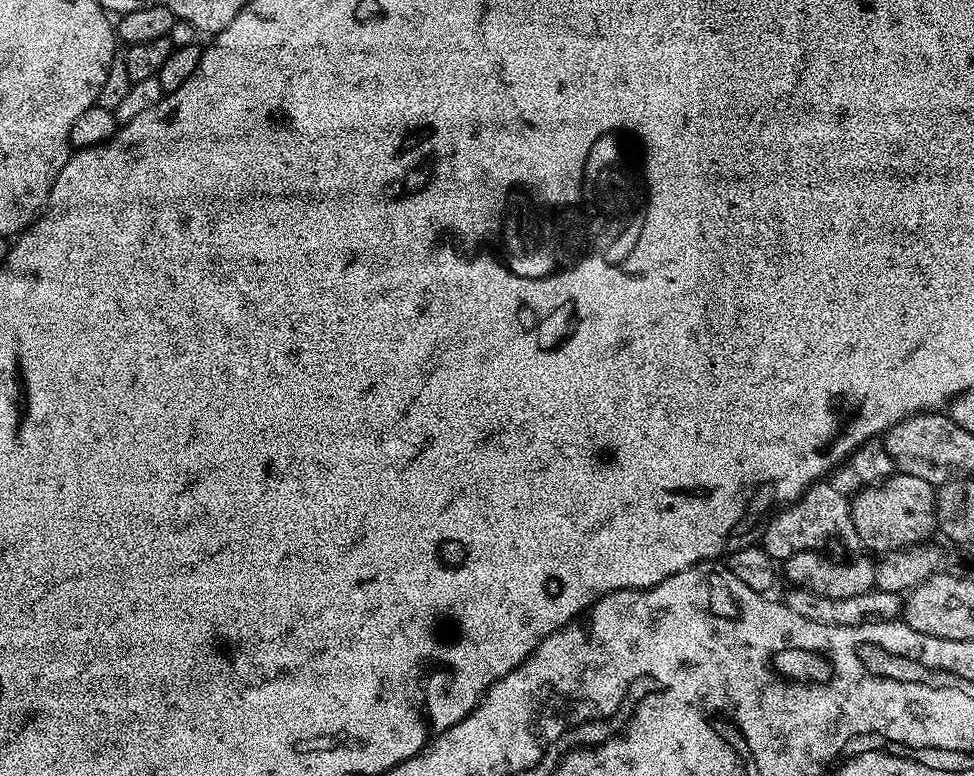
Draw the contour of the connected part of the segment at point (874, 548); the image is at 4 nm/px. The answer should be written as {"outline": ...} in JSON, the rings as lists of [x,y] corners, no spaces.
{"outline":[[[893,474],[878,484],[861,488],[859,492],[851,497],[850,507],[852,510],[852,525],[856,531],[855,539],[857,541],[861,540],[869,548],[869,550],[867,549],[869,553],[887,554],[896,552],[899,548],[919,546],[925,543],[931,537],[928,535],[932,531],[935,533],[938,528],[936,522],[936,492],[934,486],[922,478]]]}

